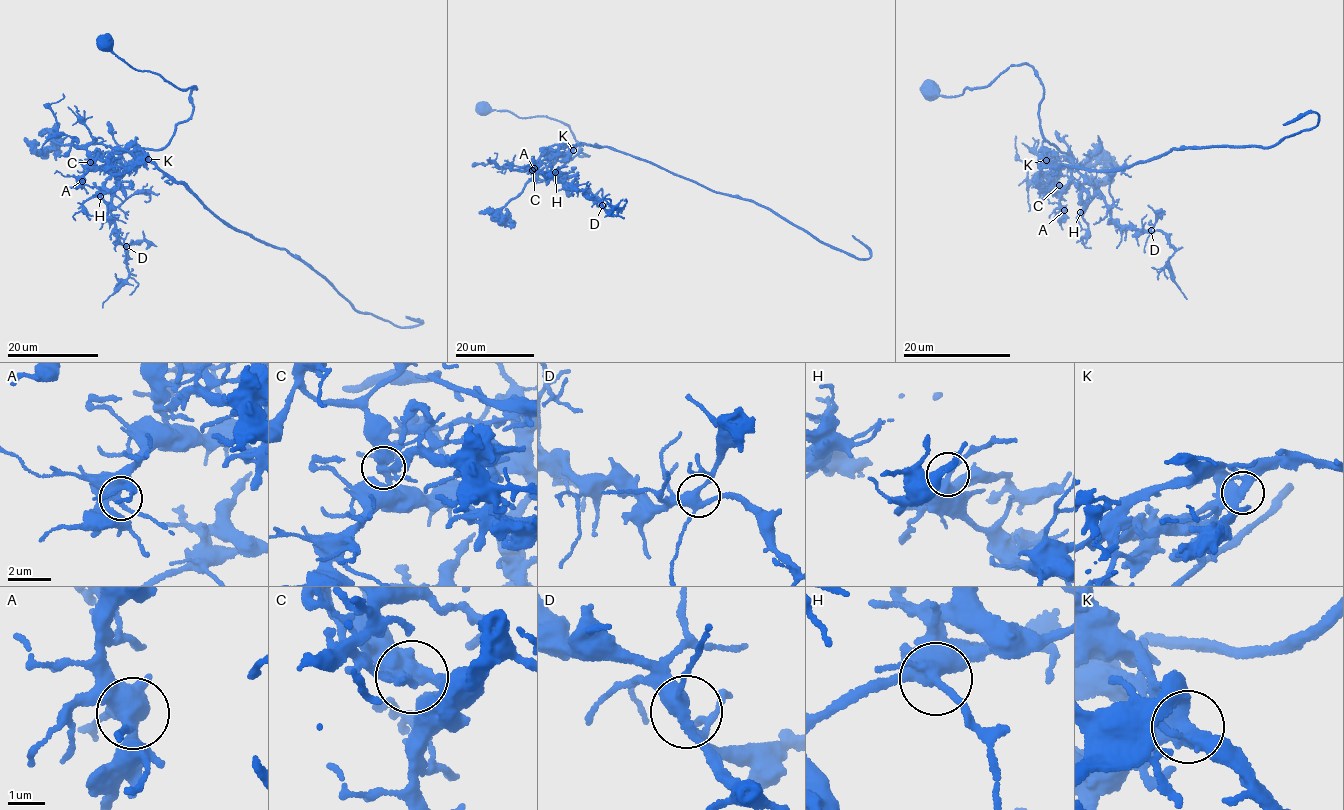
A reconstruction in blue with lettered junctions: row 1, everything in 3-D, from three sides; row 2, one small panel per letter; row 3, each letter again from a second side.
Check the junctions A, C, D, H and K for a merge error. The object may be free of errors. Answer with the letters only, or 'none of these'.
C

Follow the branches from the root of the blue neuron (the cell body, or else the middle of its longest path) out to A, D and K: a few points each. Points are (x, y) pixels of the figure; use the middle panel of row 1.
A: (485, 108), (568, 124), (579, 146), (578, 154), (589, 156), (580, 151), (583, 148), (552, 176), (534, 168)
D: (485, 108), (568, 124), (578, 154), (589, 156), (583, 148), (554, 174), (568, 188), (577, 188), (602, 205)
K: (485, 108), (569, 125), (578, 154), (589, 156), (583, 148), (552, 176), (538, 170), (551, 146), (573, 150)

